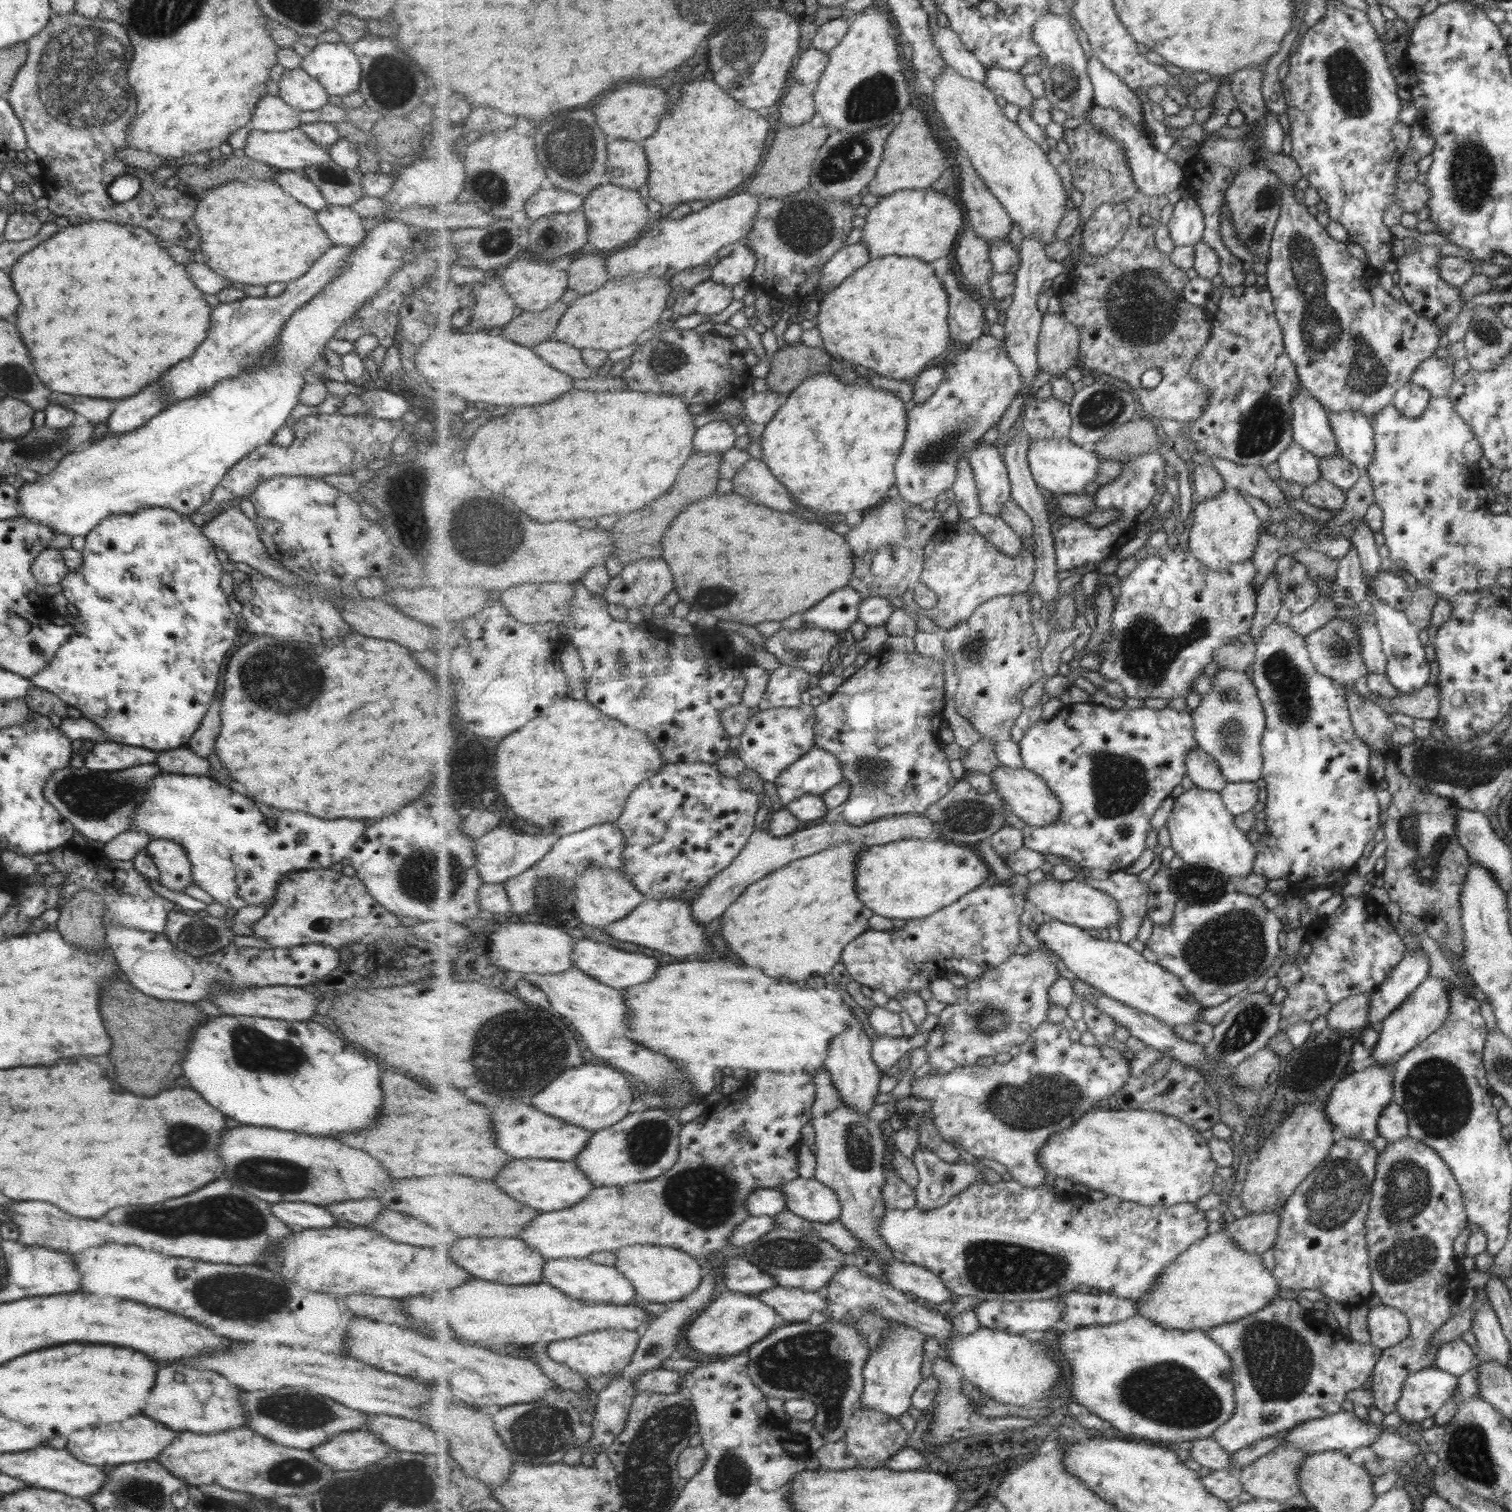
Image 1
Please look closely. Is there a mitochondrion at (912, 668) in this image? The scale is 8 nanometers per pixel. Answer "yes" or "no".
no

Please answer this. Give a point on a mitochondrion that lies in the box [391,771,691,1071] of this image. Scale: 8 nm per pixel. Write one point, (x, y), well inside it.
(419, 879)

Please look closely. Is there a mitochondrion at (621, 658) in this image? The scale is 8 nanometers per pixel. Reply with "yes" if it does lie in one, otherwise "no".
yes

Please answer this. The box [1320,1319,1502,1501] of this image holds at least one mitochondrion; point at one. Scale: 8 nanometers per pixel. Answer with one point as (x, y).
(1467, 1452)

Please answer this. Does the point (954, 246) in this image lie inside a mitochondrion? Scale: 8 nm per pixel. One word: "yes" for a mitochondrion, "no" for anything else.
no

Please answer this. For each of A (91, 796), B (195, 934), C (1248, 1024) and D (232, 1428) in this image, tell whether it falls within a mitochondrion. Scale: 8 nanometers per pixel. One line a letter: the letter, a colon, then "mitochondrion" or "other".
A: mitochondrion
B: mitochondrion
C: mitochondrion
D: other

